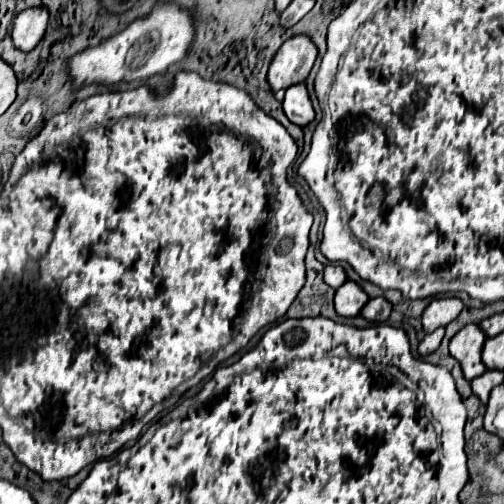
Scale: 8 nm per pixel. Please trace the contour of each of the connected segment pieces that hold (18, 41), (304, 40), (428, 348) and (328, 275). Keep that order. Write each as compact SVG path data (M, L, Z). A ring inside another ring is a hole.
M32 6L24 8L16 14L12 24L12 40L16 48L28 52L32 50L44 36L48 24L48 8L46 6Z
M296 34L288 38L276 52L268 70L268 82L272 90L286 90L296 82L304 82L314 66L316 56L318 48L308 34Z
M438 328L438 330L434 330L432 334L426 334L426 338L424 338L424 340L420 342L420 346L418 346L418 352L420 352L422 356L434 352L434 350L440 346L442 336L444 336L444 328Z
M328 264L328 266L324 268L324 282L326 282L330 288L338 288L338 286L342 286L342 284L346 282L346 274L344 274L344 270L342 270L340 266Z

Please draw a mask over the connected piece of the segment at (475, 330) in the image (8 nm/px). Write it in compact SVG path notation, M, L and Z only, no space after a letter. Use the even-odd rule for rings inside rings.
M478 324L464 326L450 340L450 354L460 362L464 378L468 378L468 380L480 376L486 370L486 366L482 364L482 358L480 358L484 340L486 340L486 334L480 330Z

